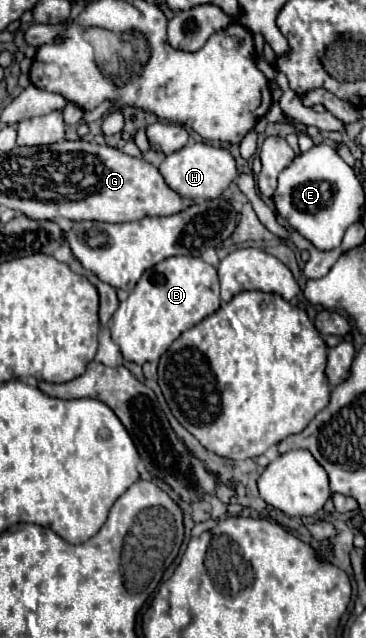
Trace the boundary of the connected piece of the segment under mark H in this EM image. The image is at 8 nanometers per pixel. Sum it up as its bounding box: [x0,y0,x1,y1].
[161,142,239,202]

